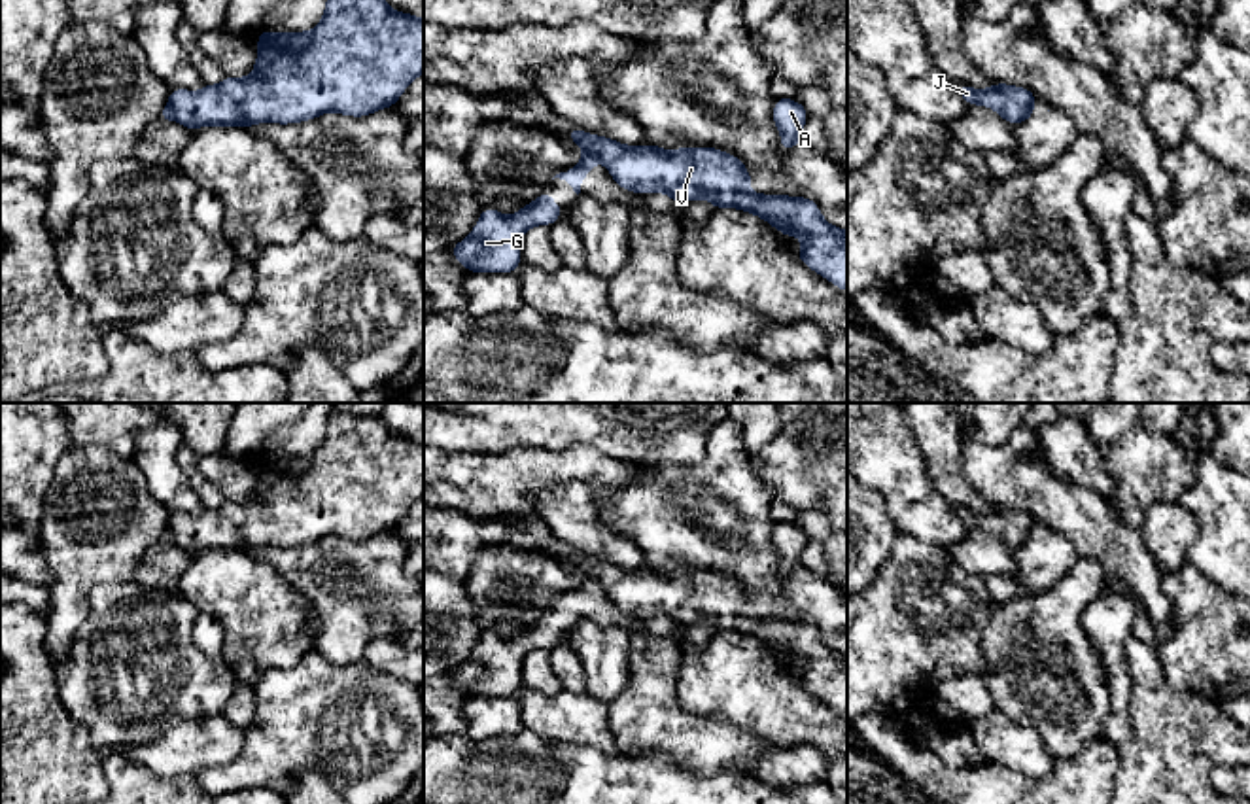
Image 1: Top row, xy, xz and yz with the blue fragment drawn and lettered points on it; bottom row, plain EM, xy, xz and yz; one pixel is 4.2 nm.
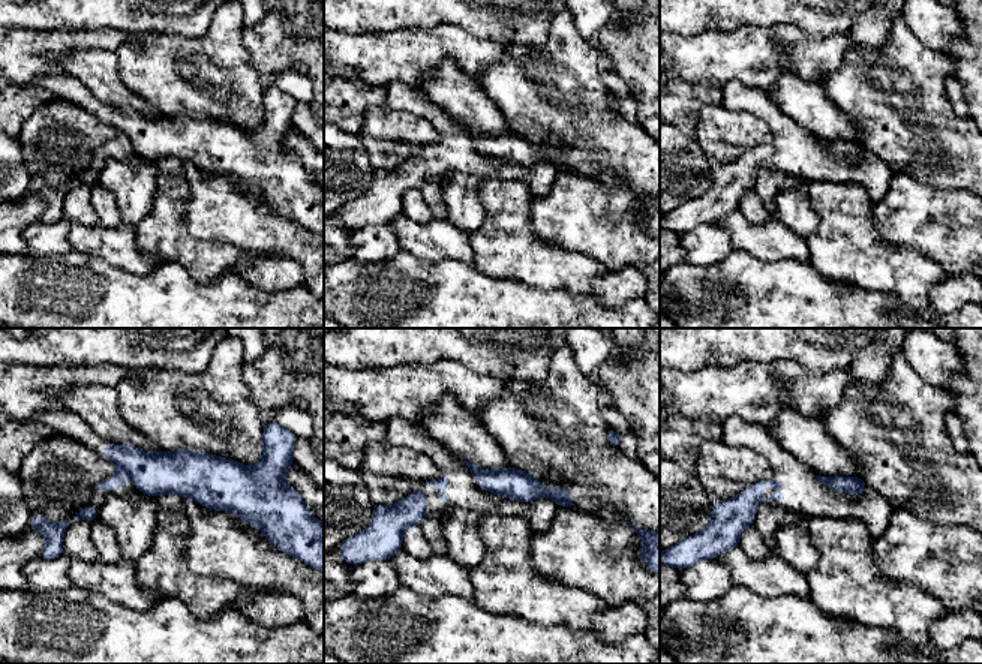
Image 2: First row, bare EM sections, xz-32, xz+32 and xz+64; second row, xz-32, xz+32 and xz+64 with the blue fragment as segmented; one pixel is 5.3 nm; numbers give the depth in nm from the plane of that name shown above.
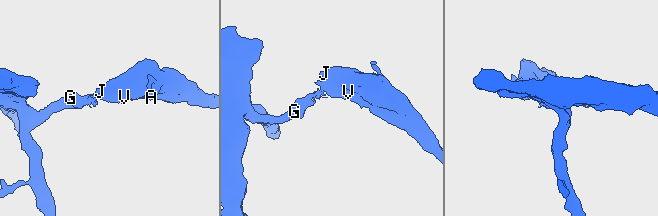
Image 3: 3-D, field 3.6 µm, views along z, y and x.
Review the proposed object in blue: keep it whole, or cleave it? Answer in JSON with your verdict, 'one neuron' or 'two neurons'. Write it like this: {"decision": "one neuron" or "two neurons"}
{"decision": "two neurons"}

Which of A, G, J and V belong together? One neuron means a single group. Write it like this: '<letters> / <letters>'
A J V / G

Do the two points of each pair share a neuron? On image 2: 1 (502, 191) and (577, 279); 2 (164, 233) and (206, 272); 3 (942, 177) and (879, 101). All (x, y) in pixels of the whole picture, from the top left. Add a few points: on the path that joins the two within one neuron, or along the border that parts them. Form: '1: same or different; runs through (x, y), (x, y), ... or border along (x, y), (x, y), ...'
1: same; runs through (507, 216), (507, 221), (552, 266)
2: same; runs through (174, 243), (195, 261)
3: same; runs through (930, 158), (927, 149), (898, 120)

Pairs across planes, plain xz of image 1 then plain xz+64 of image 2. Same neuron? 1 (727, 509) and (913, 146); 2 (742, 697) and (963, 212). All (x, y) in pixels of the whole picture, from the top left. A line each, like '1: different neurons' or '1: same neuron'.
1: same neuron
2: same neuron

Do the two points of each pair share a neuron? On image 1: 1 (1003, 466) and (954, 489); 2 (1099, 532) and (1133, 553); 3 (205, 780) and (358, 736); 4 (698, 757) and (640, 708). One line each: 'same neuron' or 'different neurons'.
1: different neurons
2: same neuron
3: same neuron
4: same neuron

